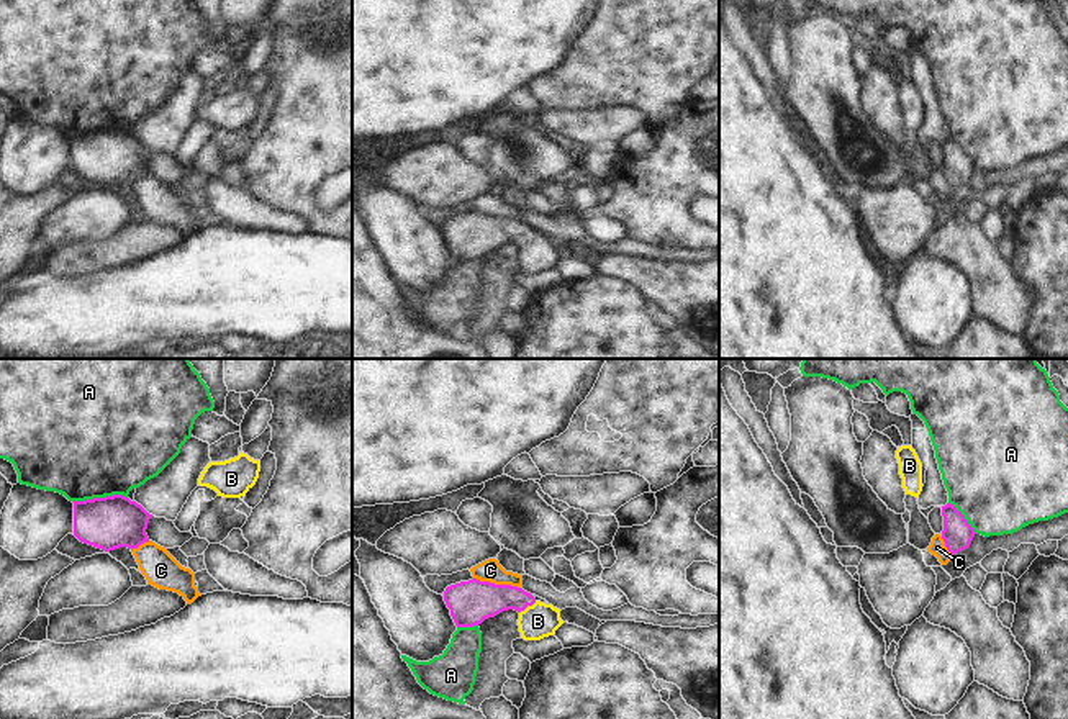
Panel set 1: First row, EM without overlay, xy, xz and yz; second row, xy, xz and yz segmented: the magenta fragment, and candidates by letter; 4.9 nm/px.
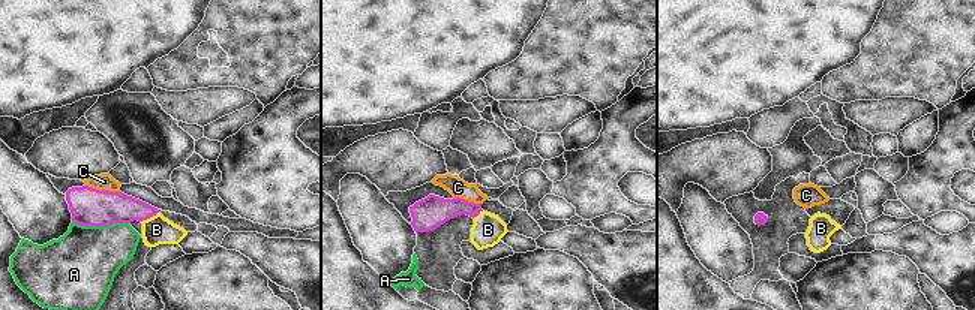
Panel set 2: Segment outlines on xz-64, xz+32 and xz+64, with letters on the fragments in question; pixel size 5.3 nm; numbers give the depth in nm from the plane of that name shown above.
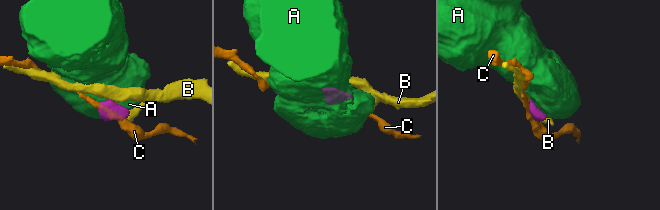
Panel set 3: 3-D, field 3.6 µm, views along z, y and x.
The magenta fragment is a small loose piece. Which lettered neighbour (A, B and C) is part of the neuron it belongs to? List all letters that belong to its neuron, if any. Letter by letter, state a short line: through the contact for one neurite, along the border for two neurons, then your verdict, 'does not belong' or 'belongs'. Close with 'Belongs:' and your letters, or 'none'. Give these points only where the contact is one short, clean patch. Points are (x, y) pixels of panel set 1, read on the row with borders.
A: does not belong
B: xz (477, 600), (520, 600), (528, 605), (538, 621) | belongs
C: xz (474, 577), (520, 588) | does not belong
Belongs: B

